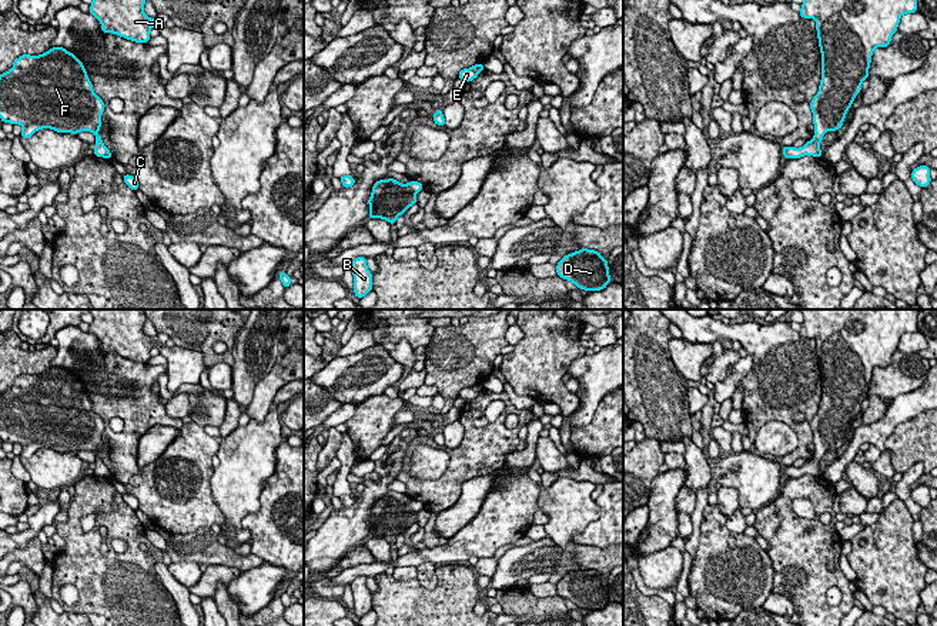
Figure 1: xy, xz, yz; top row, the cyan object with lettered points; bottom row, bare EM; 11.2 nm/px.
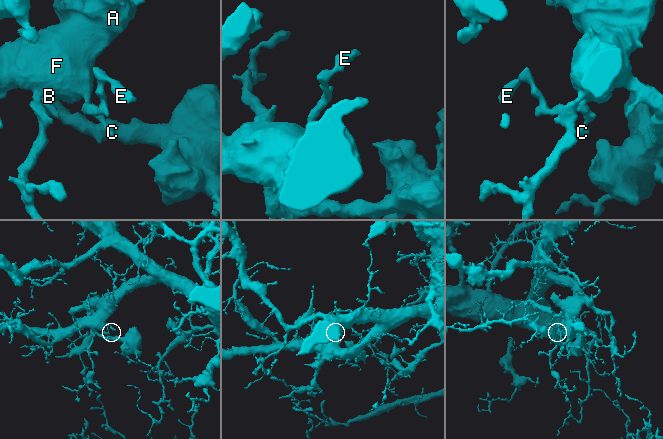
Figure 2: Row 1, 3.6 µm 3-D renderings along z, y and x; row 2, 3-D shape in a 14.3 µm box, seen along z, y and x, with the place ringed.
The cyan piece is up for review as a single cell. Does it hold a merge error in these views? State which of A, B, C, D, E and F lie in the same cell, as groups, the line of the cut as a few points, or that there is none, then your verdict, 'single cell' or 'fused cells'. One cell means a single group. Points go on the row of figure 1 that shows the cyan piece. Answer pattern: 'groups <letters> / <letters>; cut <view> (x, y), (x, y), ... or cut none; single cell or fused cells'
groups A B C D E F; cut none; single cell

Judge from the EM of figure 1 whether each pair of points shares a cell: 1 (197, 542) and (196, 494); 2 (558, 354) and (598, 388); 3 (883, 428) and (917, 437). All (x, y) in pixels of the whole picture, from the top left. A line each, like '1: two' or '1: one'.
1: two
2: two
3: two

